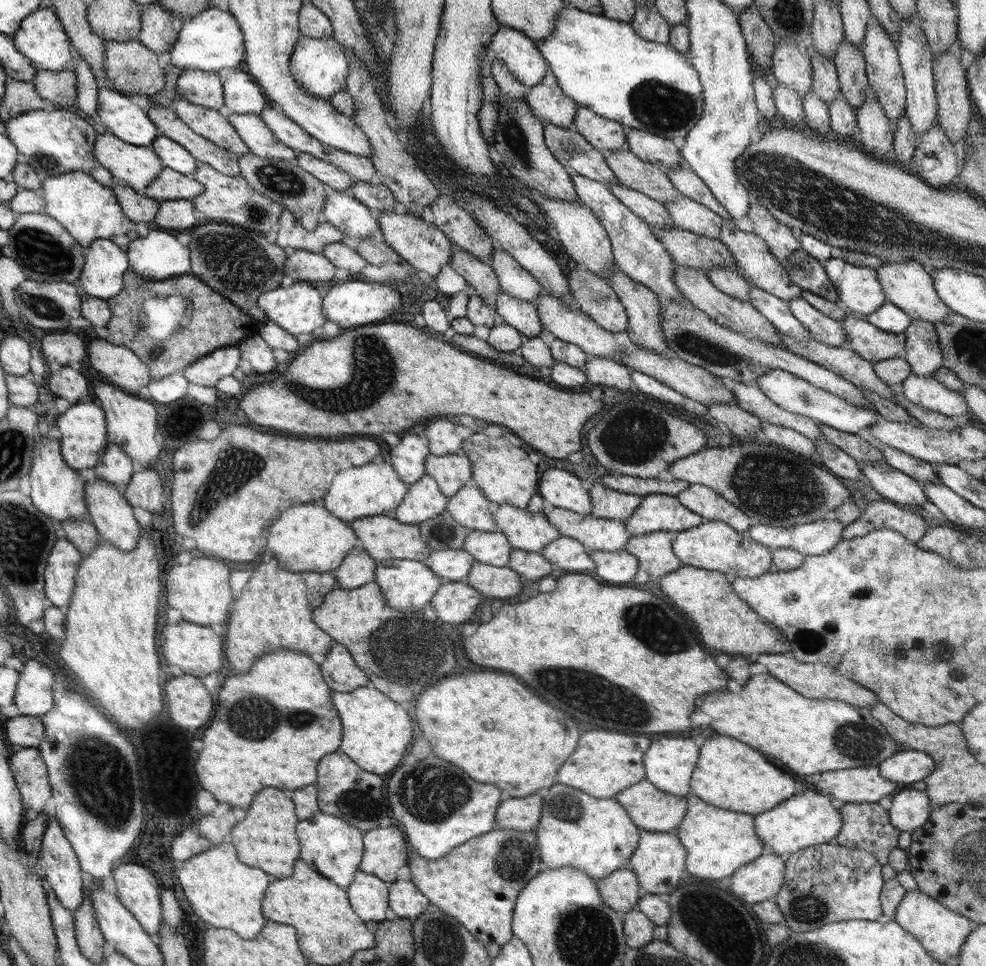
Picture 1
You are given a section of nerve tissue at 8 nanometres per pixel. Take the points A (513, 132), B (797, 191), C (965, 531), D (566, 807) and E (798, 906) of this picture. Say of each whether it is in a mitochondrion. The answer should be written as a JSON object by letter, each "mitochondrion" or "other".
{"A":"mitochondrion","B":"mitochondrion","C":"other","D":"mitochondrion","E":"mitochondrion"}

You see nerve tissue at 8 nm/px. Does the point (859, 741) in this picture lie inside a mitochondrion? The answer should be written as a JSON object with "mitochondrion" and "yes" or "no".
{"mitochondrion":"yes"}

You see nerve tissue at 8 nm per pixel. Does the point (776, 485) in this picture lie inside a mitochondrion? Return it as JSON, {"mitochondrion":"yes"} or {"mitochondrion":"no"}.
{"mitochondrion":"yes"}

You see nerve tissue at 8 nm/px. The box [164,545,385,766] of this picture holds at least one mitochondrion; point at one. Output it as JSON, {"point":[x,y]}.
{"point":[243,717]}

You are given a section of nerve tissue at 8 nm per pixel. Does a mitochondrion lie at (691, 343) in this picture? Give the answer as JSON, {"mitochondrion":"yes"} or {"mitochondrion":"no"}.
{"mitochondrion":"yes"}

